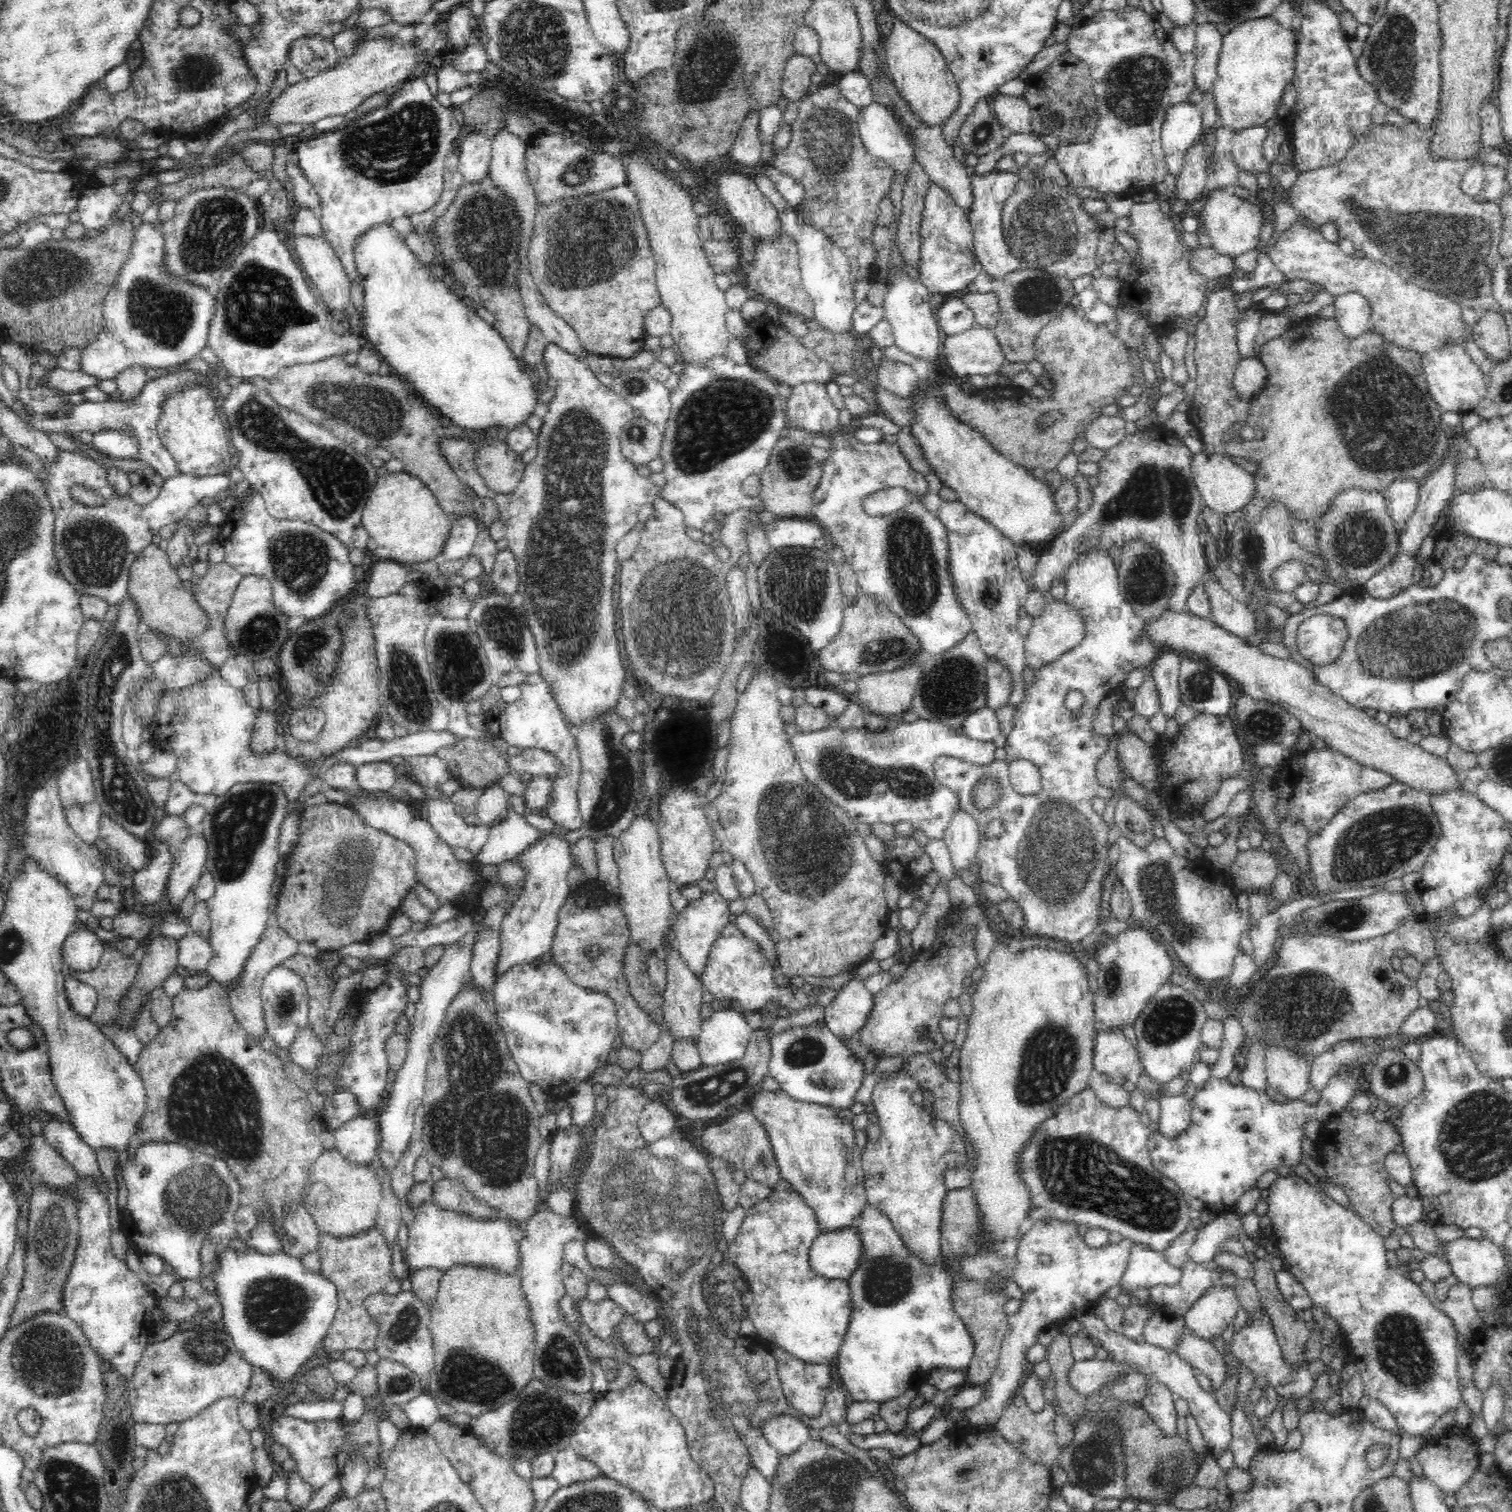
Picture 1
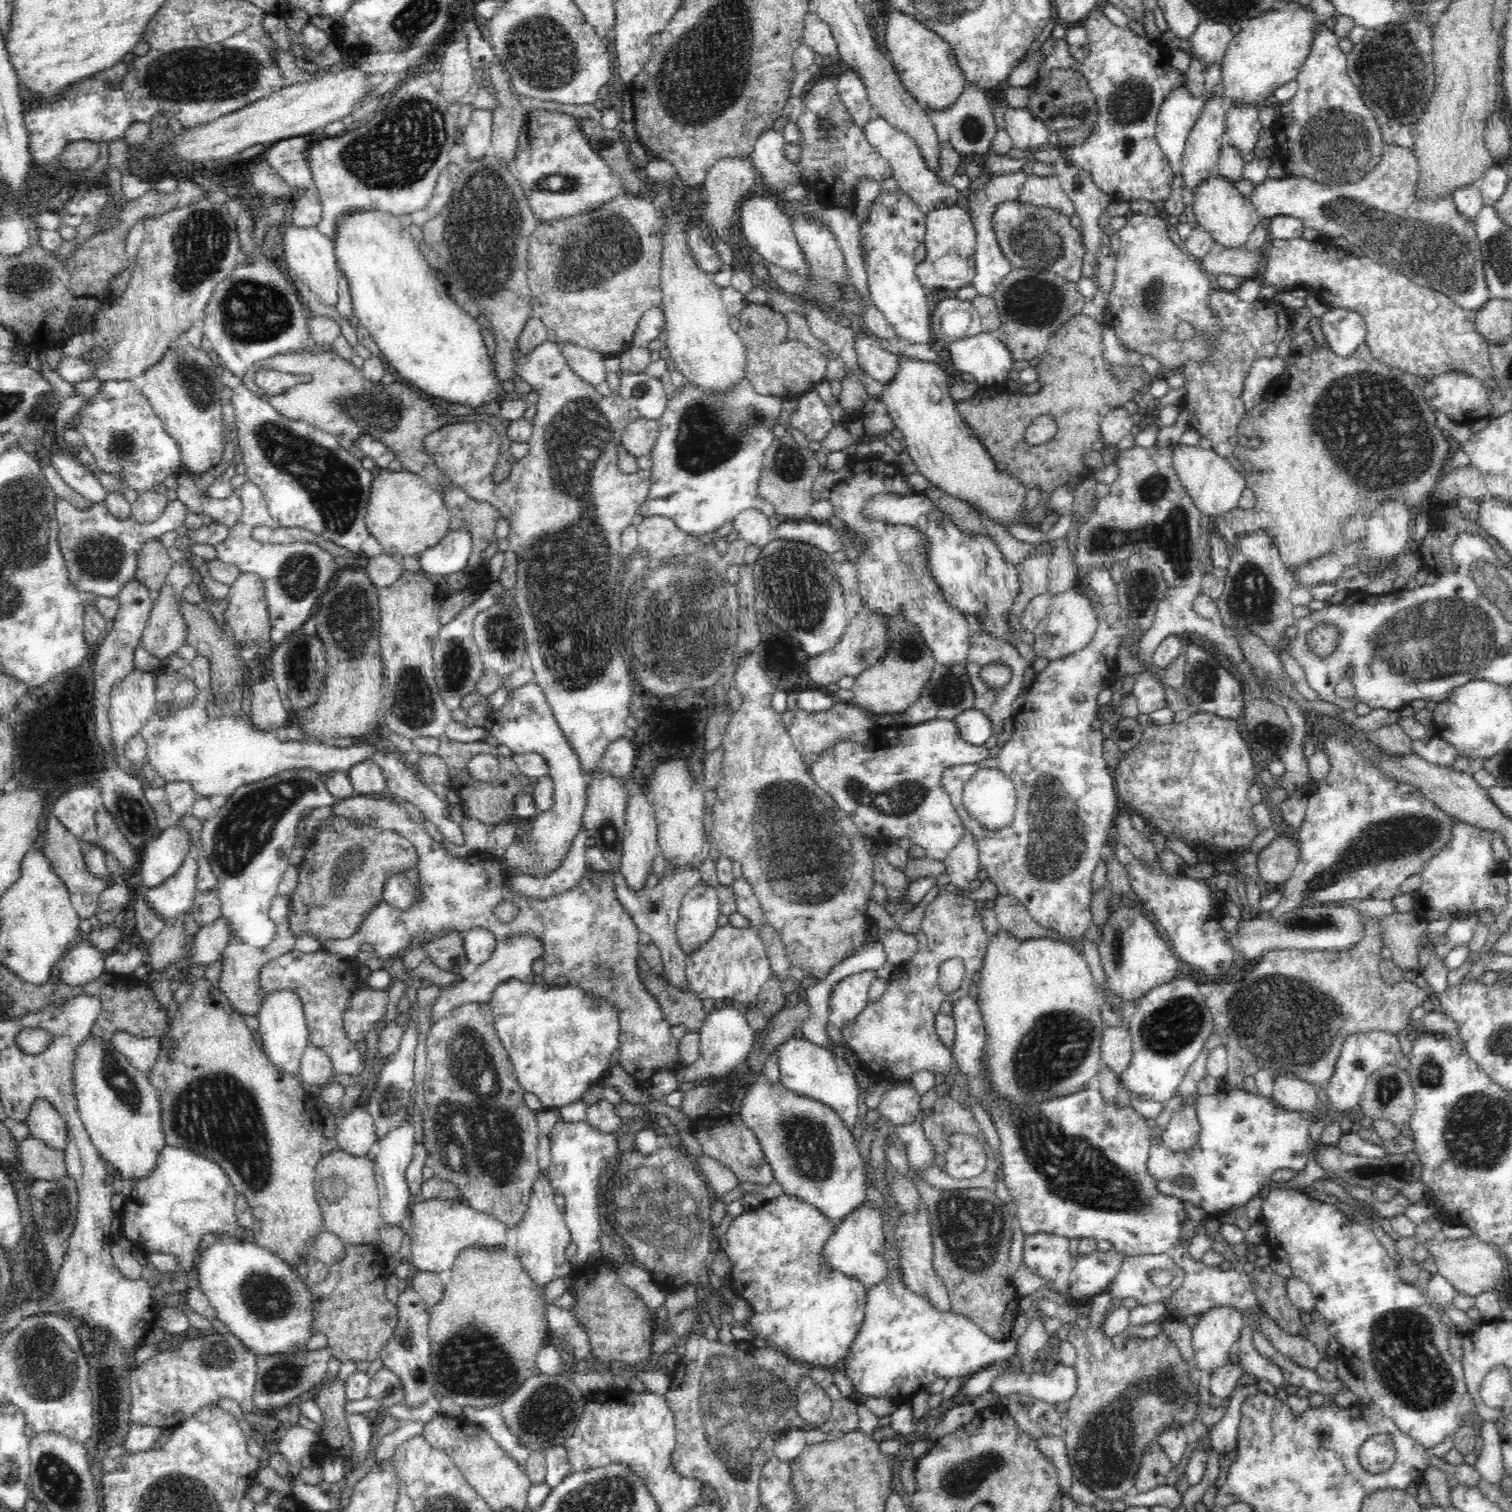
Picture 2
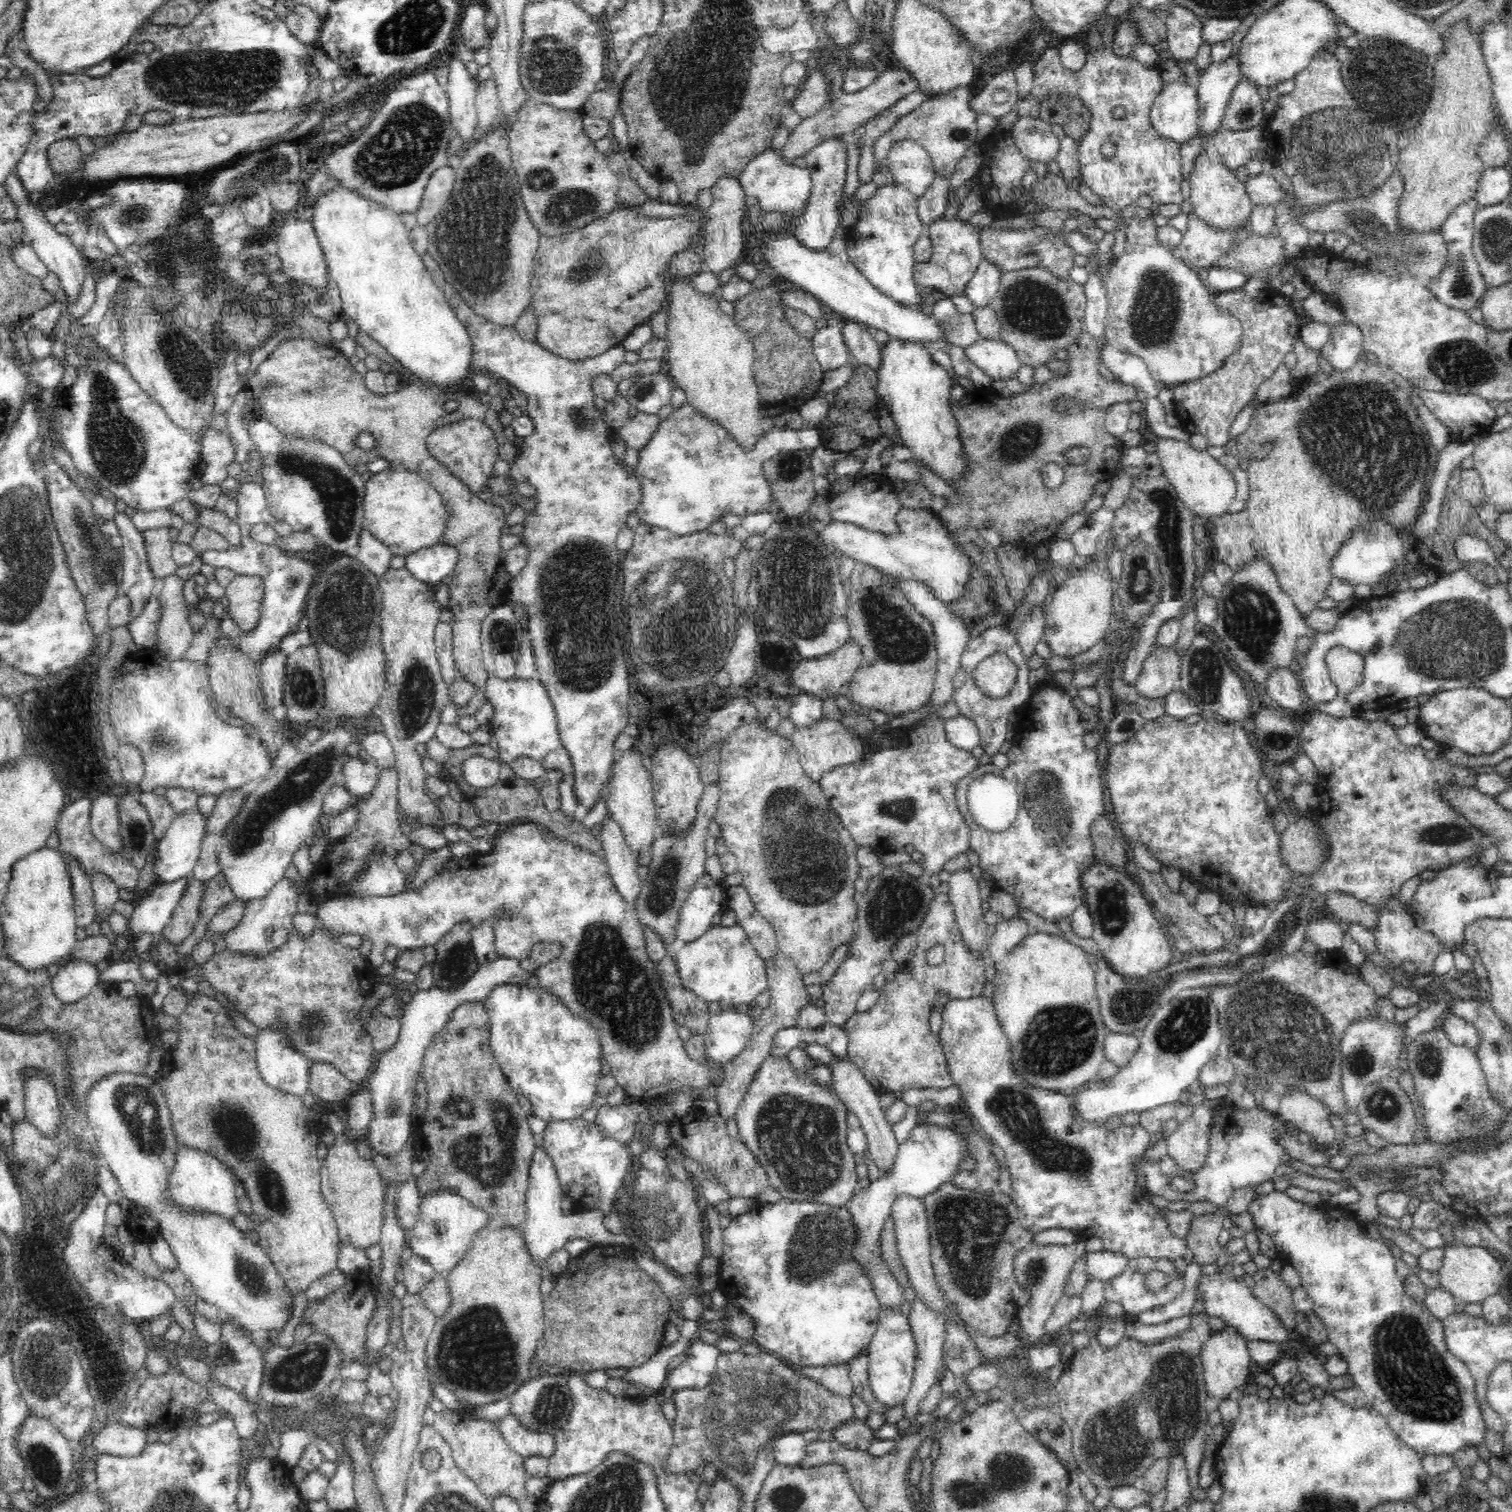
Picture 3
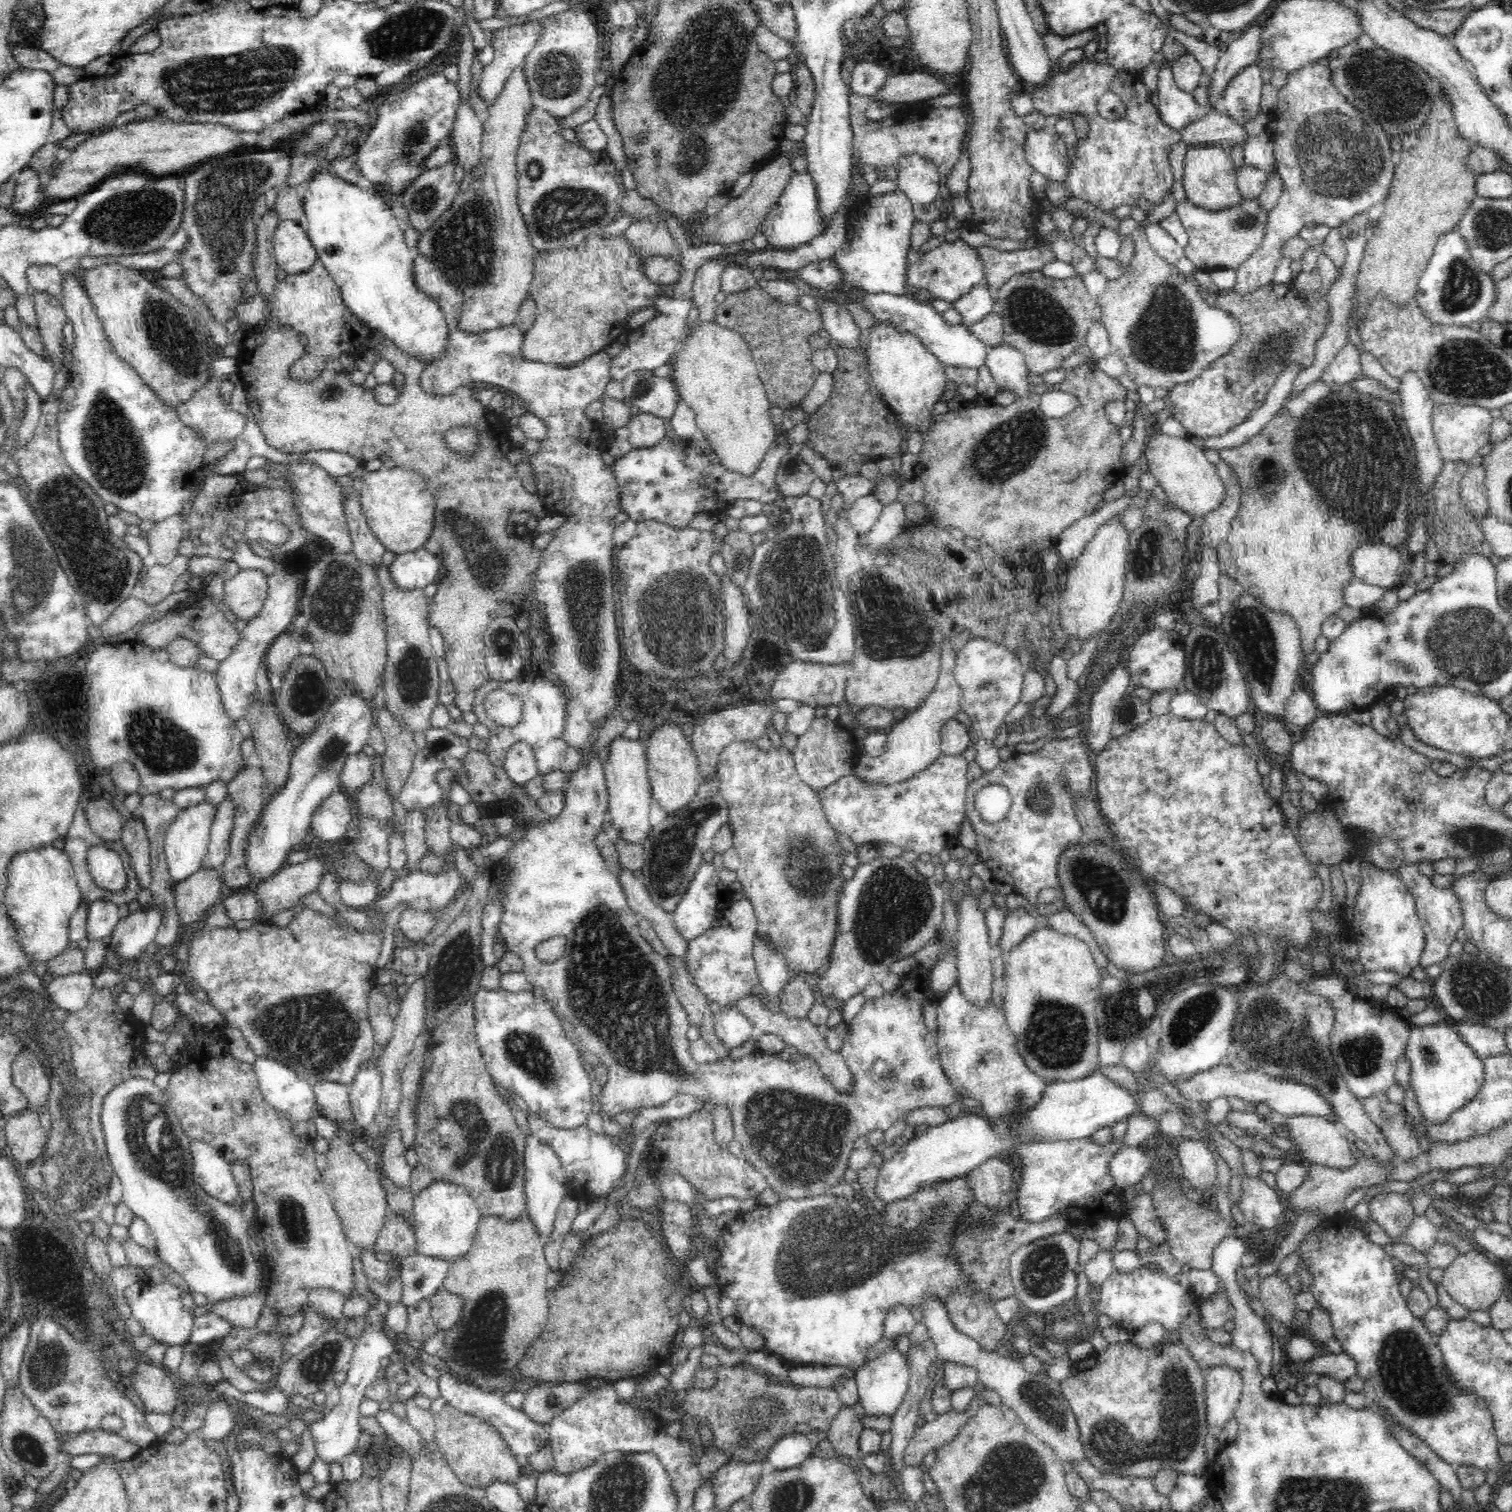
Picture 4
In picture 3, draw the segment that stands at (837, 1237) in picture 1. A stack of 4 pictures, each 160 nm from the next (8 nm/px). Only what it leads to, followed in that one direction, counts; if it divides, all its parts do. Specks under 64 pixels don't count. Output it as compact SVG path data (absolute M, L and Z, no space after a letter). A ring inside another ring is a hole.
M923 1124L916 1125L911 1131L906 1142L899 1144L894 1164L889 1171L881 1173L879 1178L872 1181L865 1189L857 1190L848 1202L848 1209L850 1209L850 1222L854 1227L853 1245L851 1246L851 1260L858 1263L866 1278L870 1280L870 1284L874 1287L874 1294L878 1297L880 1305L894 1305L898 1307L902 1304L902 1290L896 1277L892 1275L888 1269L888 1264L882 1259L882 1249L880 1248L880 1232L884 1221L891 1214L892 1204L898 1196L907 1194L908 1196L914 1196L916 1198L923 1199L927 1193L934 1192L938 1186L942 1186L944 1182L951 1182L952 1176L958 1172L958 1164L971 1154L972 1148L968 1146L969 1142L959 1134L959 1132L953 1132L950 1127L946 1125L936 1124Z

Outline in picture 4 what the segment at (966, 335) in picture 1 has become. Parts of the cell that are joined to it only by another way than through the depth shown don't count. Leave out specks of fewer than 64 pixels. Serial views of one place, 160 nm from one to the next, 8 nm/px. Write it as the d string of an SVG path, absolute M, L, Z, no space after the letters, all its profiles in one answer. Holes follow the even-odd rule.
M1006 344L992 345L987 349L984 363L1000 391L1010 391L1012 396L1015 392L1019 399L1027 396L1033 385L1028 381L1029 369L1024 355L1018 349Z

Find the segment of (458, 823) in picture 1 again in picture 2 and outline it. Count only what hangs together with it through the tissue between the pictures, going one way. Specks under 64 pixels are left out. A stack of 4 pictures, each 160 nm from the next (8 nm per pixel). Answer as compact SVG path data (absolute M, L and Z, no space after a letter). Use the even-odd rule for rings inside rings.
M378 750L376 756L372 759L382 769L385 783L387 784L386 788L389 792L403 798L406 802L410 802L410 804L414 804L414 806L418 806L426 818L437 826L446 841L450 841L458 846L462 846L465 843L464 831L461 829L461 825L449 818L448 810L450 810L451 805L445 800L438 798L438 795L434 794L418 778L416 771L406 768L397 753Z

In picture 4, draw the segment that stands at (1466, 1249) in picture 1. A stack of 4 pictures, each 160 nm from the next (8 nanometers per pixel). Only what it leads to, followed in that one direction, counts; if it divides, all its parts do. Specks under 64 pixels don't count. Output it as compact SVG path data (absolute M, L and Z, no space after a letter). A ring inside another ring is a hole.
M1472 1249L1465 1254L1459 1253L1444 1269L1441 1284L1450 1296L1462 1304L1468 1311L1486 1310L1502 1294L1502 1282L1506 1278L1500 1269L1490 1262L1488 1257Z

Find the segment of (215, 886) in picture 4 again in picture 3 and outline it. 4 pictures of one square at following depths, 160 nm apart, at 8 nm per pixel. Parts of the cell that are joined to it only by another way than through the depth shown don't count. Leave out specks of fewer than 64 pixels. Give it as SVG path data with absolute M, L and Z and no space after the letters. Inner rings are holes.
M193 876L185 898L174 909L170 923L164 928L162 938L166 938L174 946L178 946L194 931L199 920L199 908L205 896L206 884Z

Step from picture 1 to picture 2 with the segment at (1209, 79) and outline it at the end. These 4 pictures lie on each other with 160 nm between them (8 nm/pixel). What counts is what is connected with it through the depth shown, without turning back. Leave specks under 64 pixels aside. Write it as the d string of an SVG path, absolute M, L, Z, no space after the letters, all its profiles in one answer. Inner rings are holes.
M1210 19L1201 20L1191 37L1195 56L1209 67L1210 63L1221 61L1233 36L1229 26Z

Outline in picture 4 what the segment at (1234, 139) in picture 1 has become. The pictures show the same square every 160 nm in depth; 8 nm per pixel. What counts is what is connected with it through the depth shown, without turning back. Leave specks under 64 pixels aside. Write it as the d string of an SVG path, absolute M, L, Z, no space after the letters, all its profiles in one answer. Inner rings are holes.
M1251 64L1242 69L1223 92L1220 107L1236 123L1243 124L1261 112L1261 92L1264 82L1260 67Z

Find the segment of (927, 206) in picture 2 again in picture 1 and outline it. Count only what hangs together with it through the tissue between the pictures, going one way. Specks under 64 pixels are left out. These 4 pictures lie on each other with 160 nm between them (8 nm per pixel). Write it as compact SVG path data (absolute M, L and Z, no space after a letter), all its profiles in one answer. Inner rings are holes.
M872 101L866 108L859 109L858 126L866 150L885 160L906 179L915 160L915 148L908 141L895 115L885 105Z

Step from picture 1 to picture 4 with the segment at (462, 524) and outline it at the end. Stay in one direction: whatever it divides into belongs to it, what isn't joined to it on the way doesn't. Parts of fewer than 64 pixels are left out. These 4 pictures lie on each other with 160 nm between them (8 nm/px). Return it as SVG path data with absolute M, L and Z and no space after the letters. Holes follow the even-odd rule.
M422 546L418 550L396 555L387 567L394 584L404 589L423 589L436 582L441 565L441 555L428 552Z

